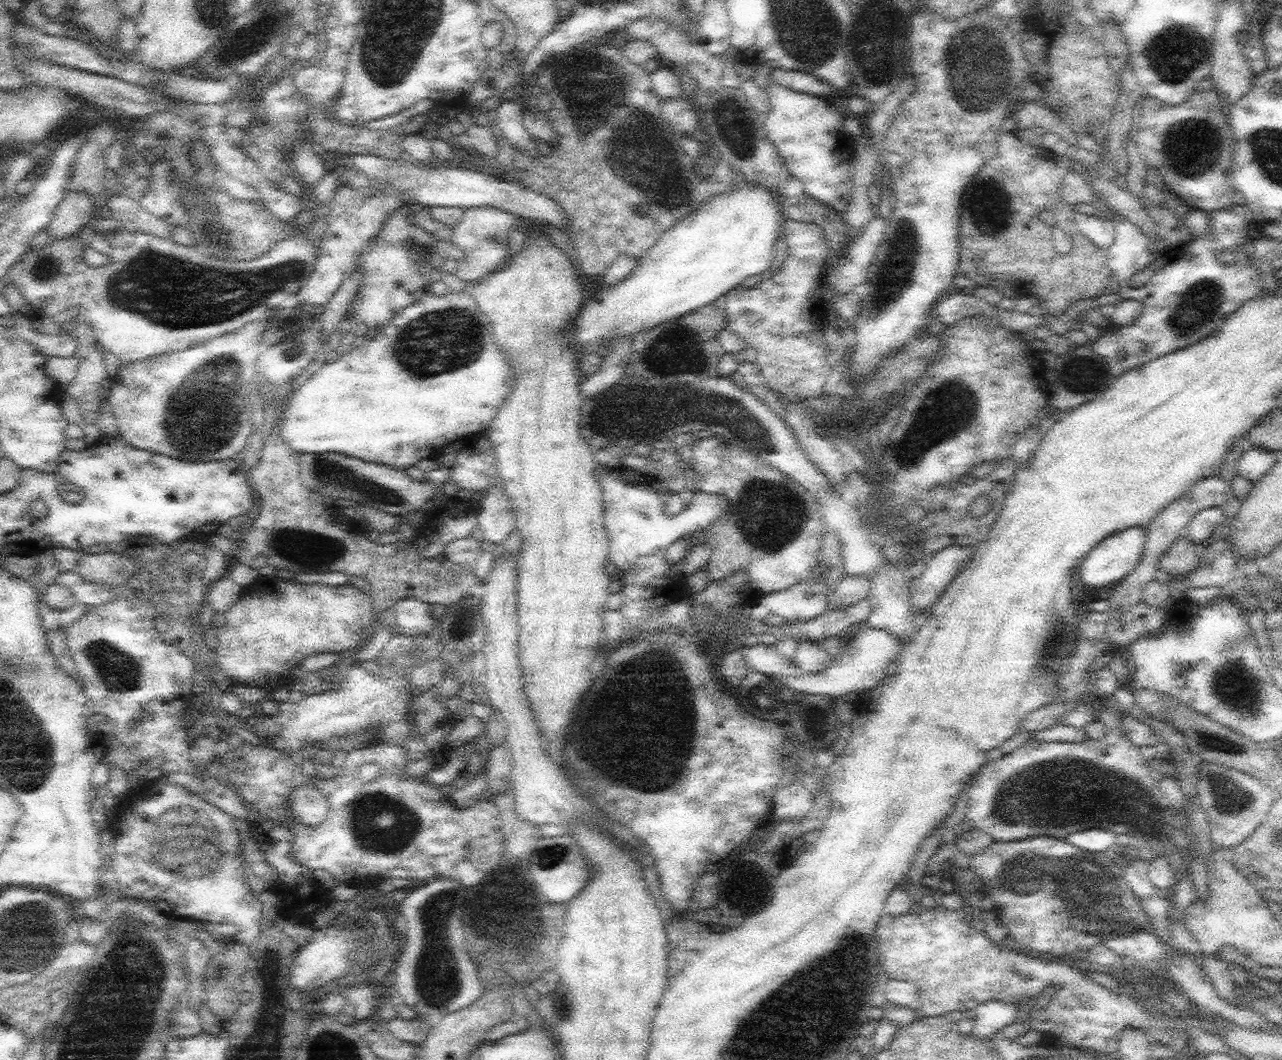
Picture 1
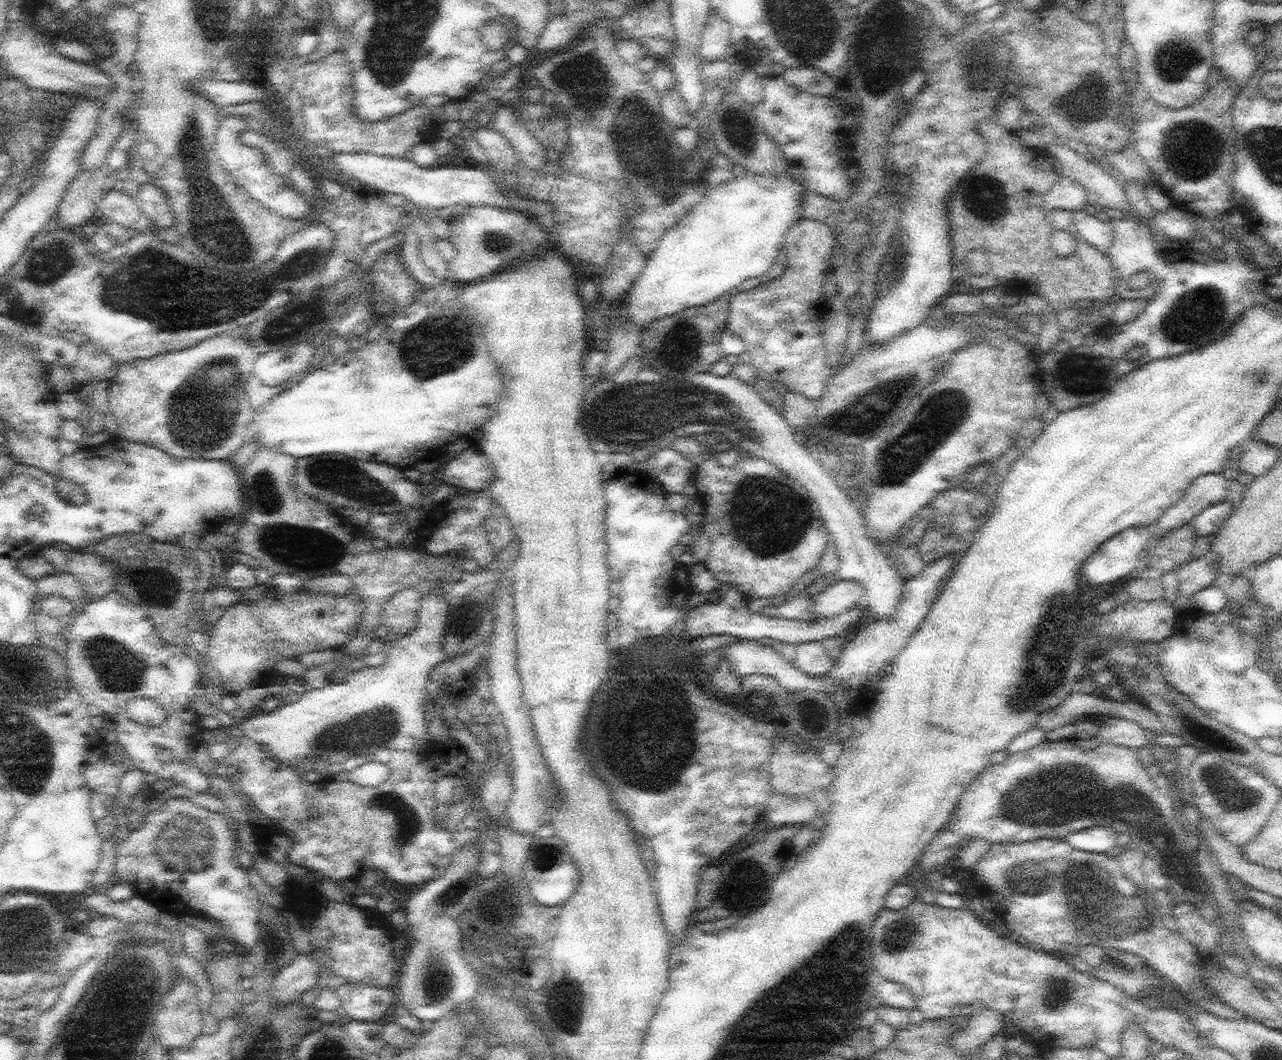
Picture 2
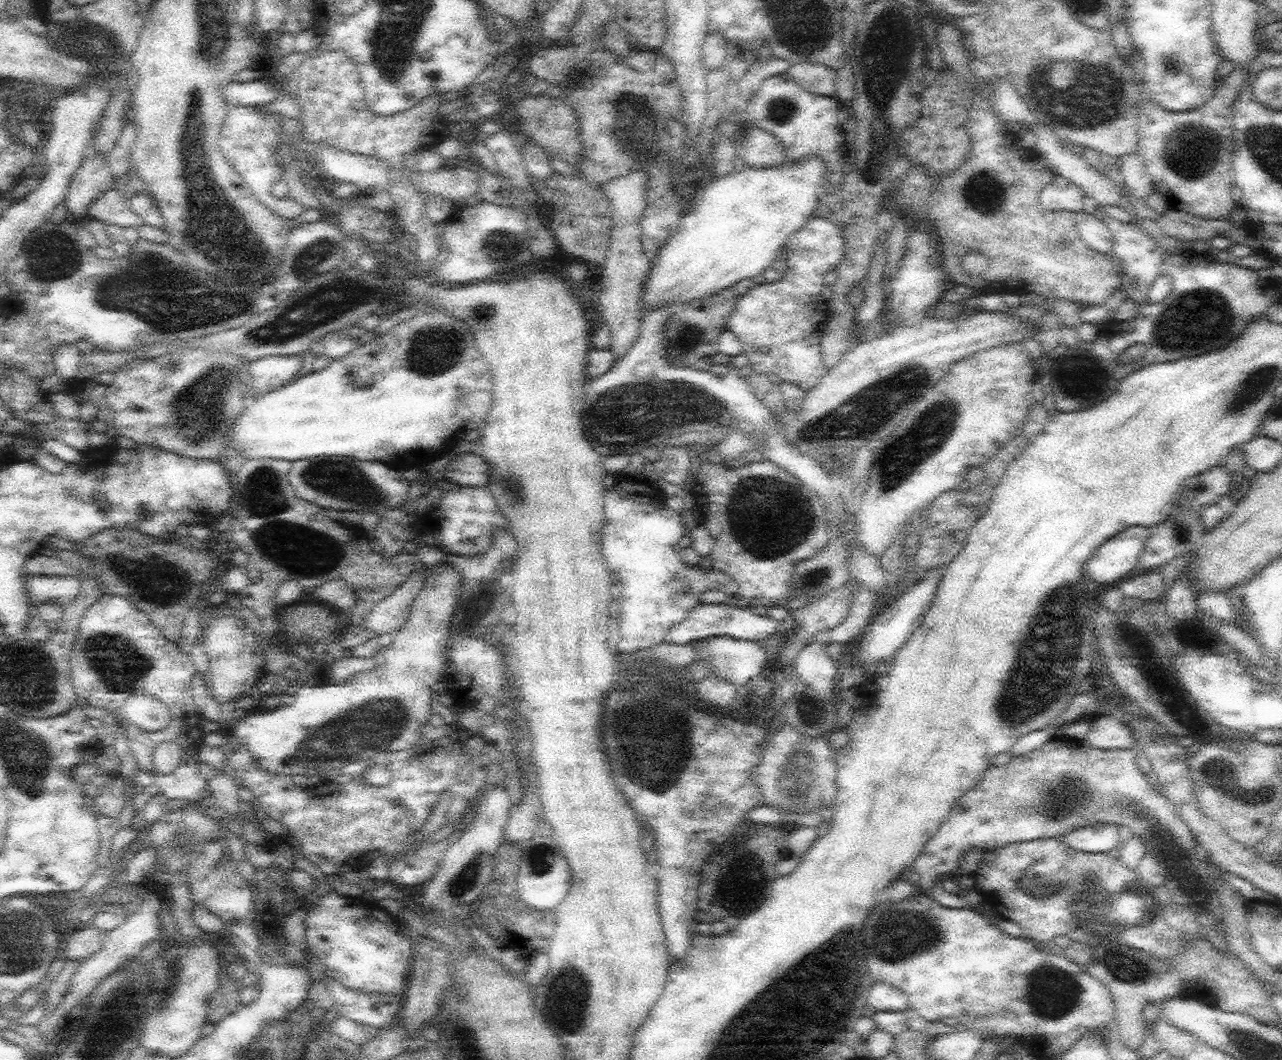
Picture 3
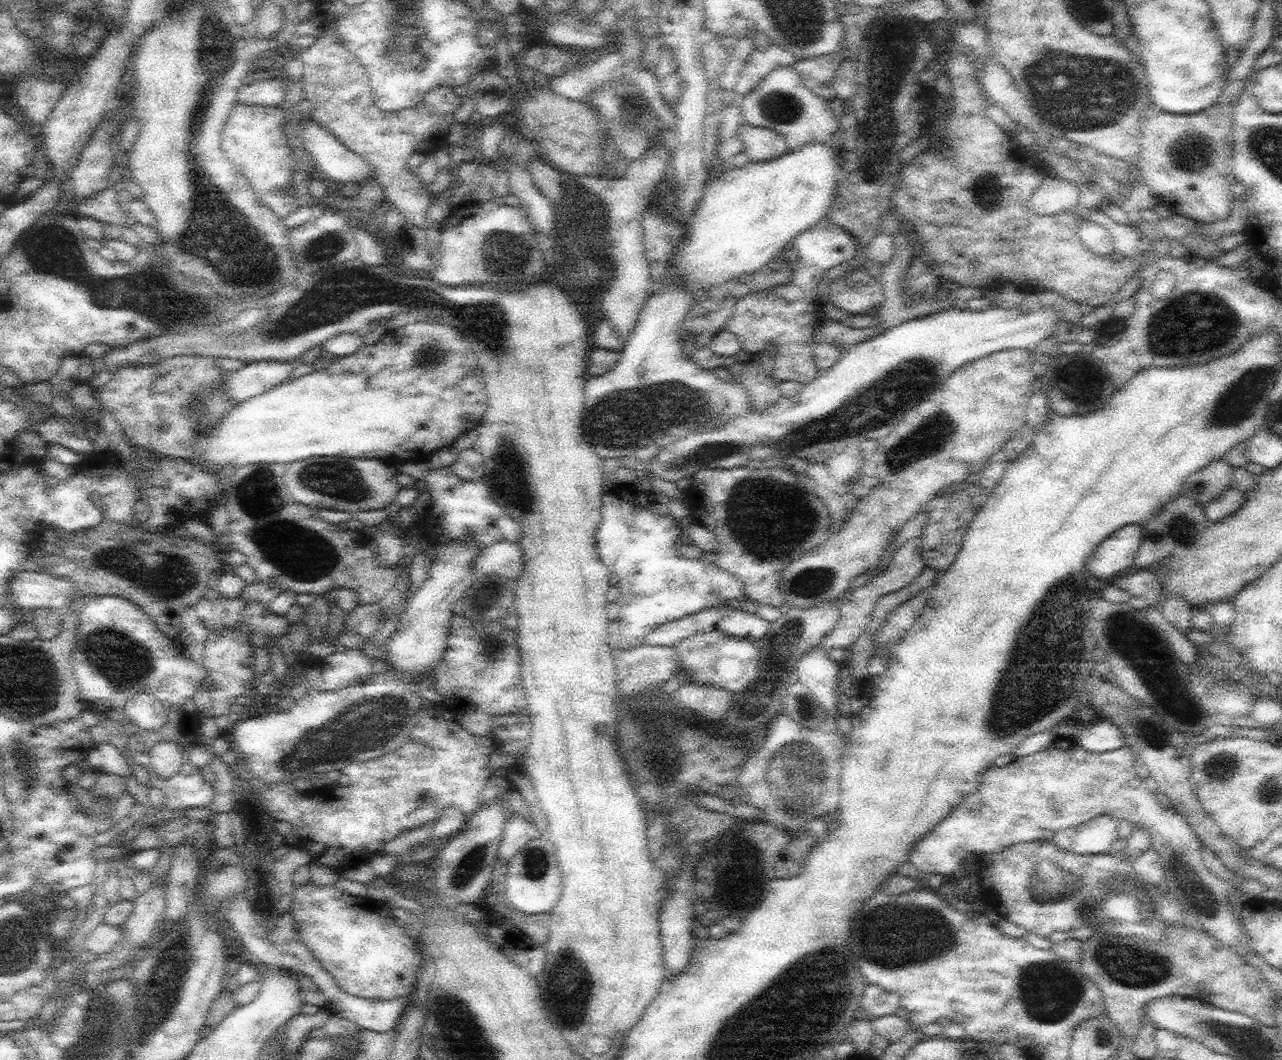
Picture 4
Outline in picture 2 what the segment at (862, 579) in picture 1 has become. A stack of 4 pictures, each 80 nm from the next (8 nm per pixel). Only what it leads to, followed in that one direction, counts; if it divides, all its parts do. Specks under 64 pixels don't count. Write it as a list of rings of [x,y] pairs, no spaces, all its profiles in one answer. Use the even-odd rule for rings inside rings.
[[[839,580],[824,592],[817,594],[815,605],[802,620],[830,618],[850,610],[865,596],[865,588],[857,580]]]

